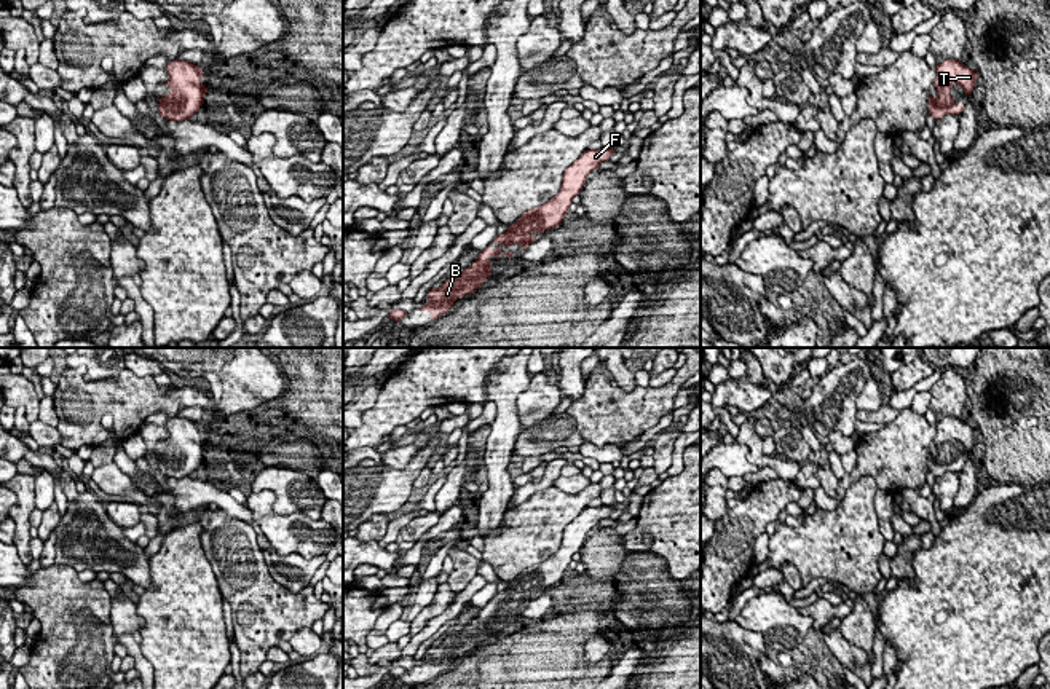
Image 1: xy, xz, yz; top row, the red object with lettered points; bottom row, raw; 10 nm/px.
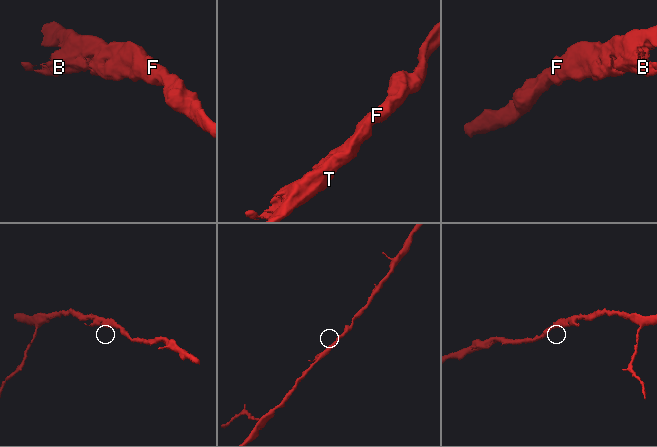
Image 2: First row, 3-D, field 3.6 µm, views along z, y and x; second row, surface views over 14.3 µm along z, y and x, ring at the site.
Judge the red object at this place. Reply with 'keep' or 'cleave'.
keep

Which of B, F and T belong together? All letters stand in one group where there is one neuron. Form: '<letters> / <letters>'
B F T

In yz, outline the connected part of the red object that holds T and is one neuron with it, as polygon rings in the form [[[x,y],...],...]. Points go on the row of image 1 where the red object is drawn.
[[[948,59],[937,65],[935,69],[937,77],[934,86],[937,88],[937,97],[929,94],[929,115],[935,120],[943,118],[945,115],[959,115],[964,110],[964,105],[956,105],[954,97],[951,96],[949,89],[956,83],[962,86],[965,94],[970,96],[977,80],[978,72],[970,70],[957,59]]]

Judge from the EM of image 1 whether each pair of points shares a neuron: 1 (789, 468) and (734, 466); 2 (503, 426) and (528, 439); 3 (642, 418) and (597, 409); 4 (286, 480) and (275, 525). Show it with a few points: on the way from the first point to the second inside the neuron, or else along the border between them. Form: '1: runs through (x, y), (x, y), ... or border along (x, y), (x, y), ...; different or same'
1: border along (736, 440), (747, 448), (747, 458), (761, 466); different
2: border along (522, 431), (516, 439), (514, 458); different
3: runs through (631, 417), (608, 417); same
4: border along (251, 492), (270, 490), (276, 512), (315, 520); different

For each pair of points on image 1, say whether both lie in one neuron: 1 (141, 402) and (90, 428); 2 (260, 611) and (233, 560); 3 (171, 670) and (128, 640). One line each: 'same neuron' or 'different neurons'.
1: same neuron
2: same neuron
3: different neurons

